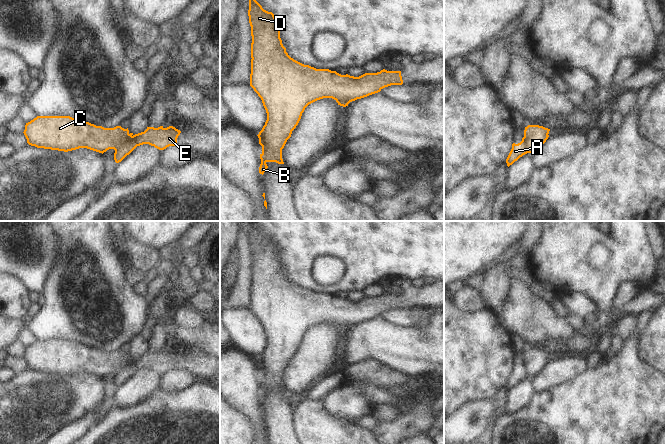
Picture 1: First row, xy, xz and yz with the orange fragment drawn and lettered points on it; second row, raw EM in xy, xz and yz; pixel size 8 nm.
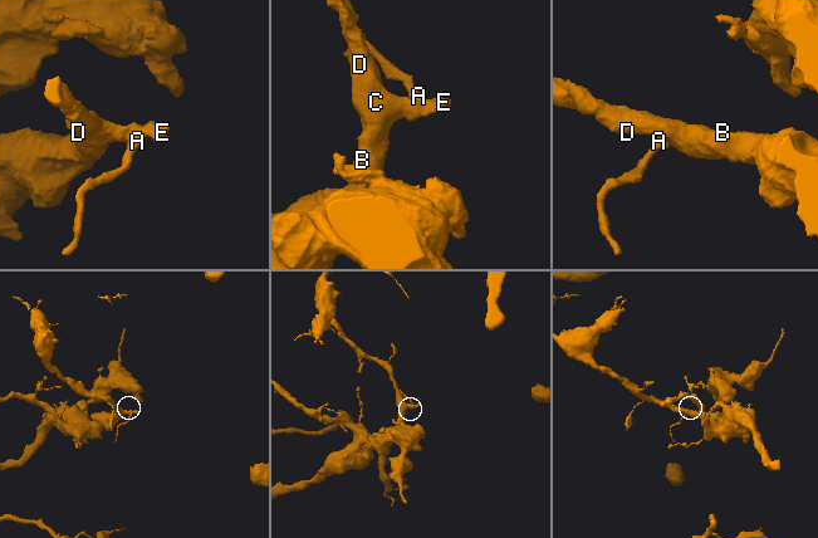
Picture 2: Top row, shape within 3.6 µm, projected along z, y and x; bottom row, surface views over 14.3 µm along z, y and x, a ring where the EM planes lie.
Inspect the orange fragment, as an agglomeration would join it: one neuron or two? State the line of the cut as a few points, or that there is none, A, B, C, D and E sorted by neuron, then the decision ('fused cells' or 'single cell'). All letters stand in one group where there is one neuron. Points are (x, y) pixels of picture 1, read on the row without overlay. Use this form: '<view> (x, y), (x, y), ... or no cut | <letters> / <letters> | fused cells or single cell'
xy (130, 358), (130, 361), (115, 374) | A / B C D E | fused cells

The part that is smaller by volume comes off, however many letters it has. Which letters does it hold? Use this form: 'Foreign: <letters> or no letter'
Foreign: A

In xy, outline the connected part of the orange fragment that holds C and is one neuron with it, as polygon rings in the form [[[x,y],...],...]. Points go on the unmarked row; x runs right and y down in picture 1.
[[[37,340],[26,347],[27,367],[37,372],[72,375],[87,372],[99,377],[116,374],[129,363],[137,371],[149,368],[159,374],[177,369],[181,355],[173,350],[147,351],[144,356],[131,360],[129,354],[116,350],[104,352],[70,340]]]

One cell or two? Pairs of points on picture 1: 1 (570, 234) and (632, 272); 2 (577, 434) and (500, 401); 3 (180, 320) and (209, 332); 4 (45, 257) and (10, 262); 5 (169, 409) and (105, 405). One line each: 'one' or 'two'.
1: one
2: two
3: two
4: one
5: two

